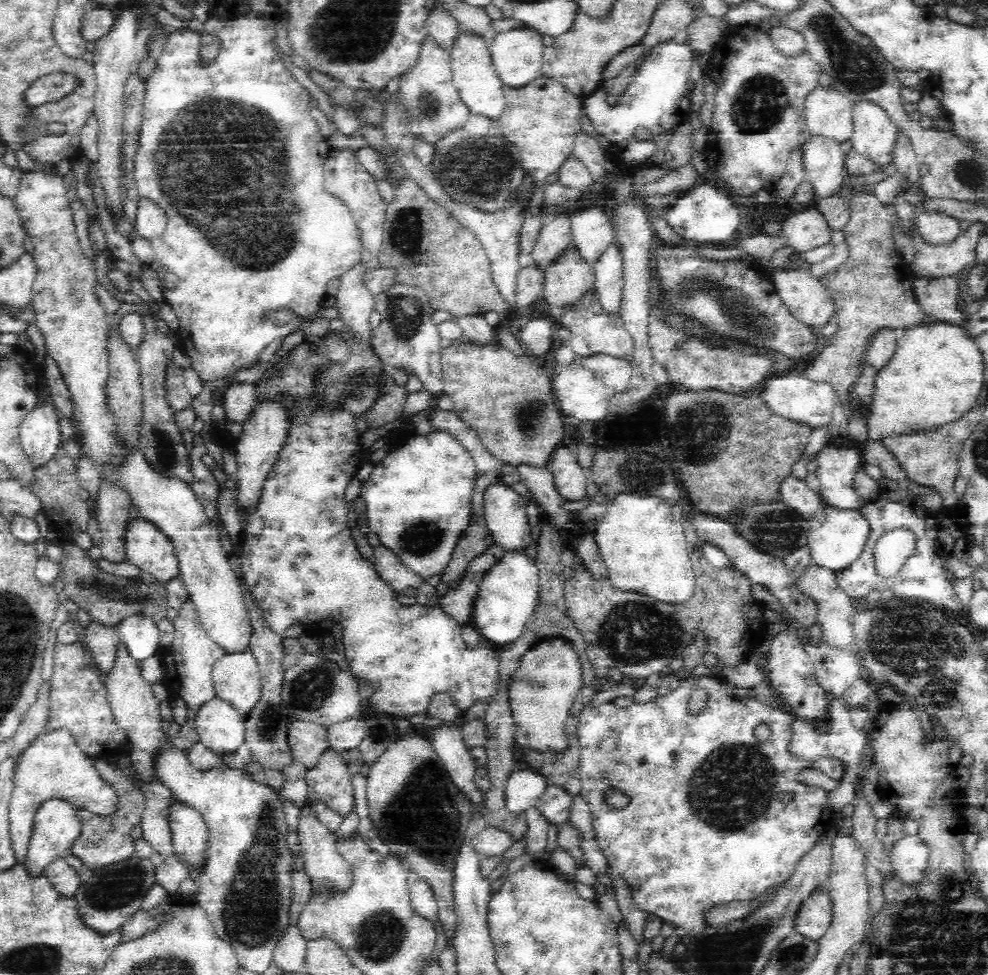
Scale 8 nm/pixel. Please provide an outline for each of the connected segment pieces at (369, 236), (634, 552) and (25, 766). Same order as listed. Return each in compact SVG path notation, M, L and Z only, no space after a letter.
M316 106L312 108L312 118L318 122L318 130L324 138L324 146L330 148L326 162L324 162L324 188L334 194L336 198L340 198L340 202L350 210L356 226L362 232L362 260L370 262L374 258L380 258L382 246L384 246L384 224L386 224L386 212L388 212L388 204L384 204L384 200L380 198L376 180L370 172L366 172L366 168L362 168L362 162L358 158L358 152L350 152L350 150L334 150L330 146L330 140L340 134L338 126L332 122L334 118L326 116L322 110L318 110Z
M624 492L618 494L596 524L594 540L608 570L608 580L616 590L646 594L650 600L664 604L680 604L694 594L692 548L686 542L682 524L672 520L670 506L658 496L640 498Z
M64 728L54 732L42 732L26 750L18 756L12 770L12 796L10 796L10 836L18 862L24 864L28 840L32 836L32 818L36 808L50 798L66 800L76 808L90 810L94 814L110 814L116 808L116 796L106 782L96 774L92 758L82 752L72 734Z

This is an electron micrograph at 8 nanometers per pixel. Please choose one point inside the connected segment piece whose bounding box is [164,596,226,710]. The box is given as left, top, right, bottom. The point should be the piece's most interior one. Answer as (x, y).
(192, 655)

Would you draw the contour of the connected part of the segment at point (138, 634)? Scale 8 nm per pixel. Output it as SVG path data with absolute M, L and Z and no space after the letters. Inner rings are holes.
M130 616L114 626L120 646L128 652L128 656L136 662L144 662L156 656L160 648L158 628L146 616Z

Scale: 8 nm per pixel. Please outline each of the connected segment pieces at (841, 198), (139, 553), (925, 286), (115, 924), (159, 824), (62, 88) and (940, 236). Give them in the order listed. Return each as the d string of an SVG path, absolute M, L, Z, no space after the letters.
M842 184L834 198L818 200L818 212L826 218L832 230L844 230L852 218L852 198L854 194L862 192L860 184Z
M134 518L126 524L126 554L128 562L144 572L144 576L162 584L180 578L180 564L170 536L148 518Z
M952 274L934 282L926 282L926 280L916 280L914 282L914 292L916 292L916 300L922 306L922 310L928 316L938 318L942 324L952 324L964 330L966 324L966 316L962 316L956 308L956 296L960 292L960 282L968 280L968 276L964 274Z
M136 854L132 858L126 858L118 864L108 864L104 868L80 868L82 886L78 888L78 894L74 896L78 900L78 908L82 912L82 920L98 930L98 932L114 932L116 928L122 928L126 920L142 908L142 900L148 894L148 890L158 884L156 880L156 864L152 858L138 858Z
M154 782L150 786L138 784L146 792L146 810L142 816L142 836L164 858L174 856L174 842L170 830L170 818L176 806L176 794L164 784Z
M70 72L48 74L48 76L38 78L34 82L34 86L30 88L26 100L32 108L40 108L48 102L58 102L58 100L66 98L68 94L72 94L80 86L82 86L82 82L80 82L78 74L70 74Z
M924 210L918 214L918 226L924 240L942 248L946 242L952 242L962 232L962 222L954 216L940 214L938 210Z

